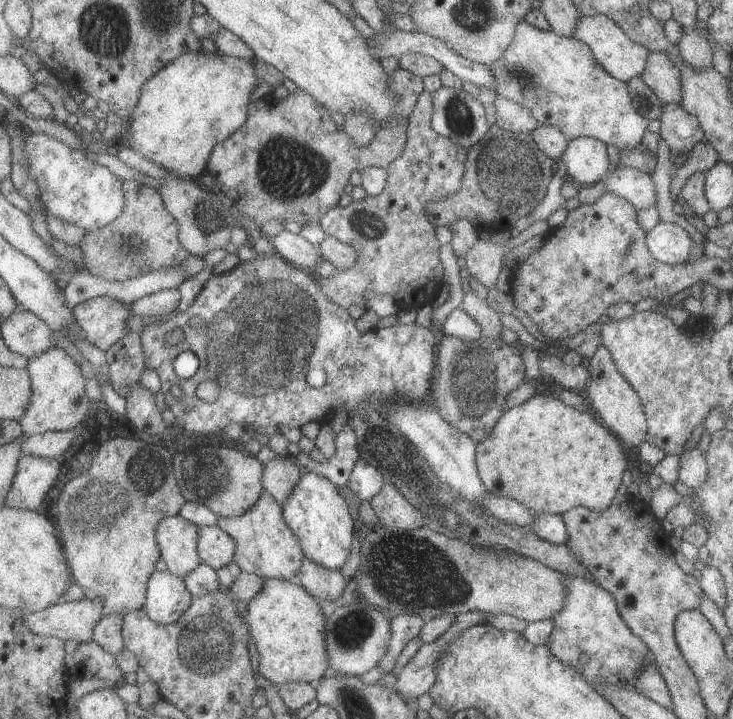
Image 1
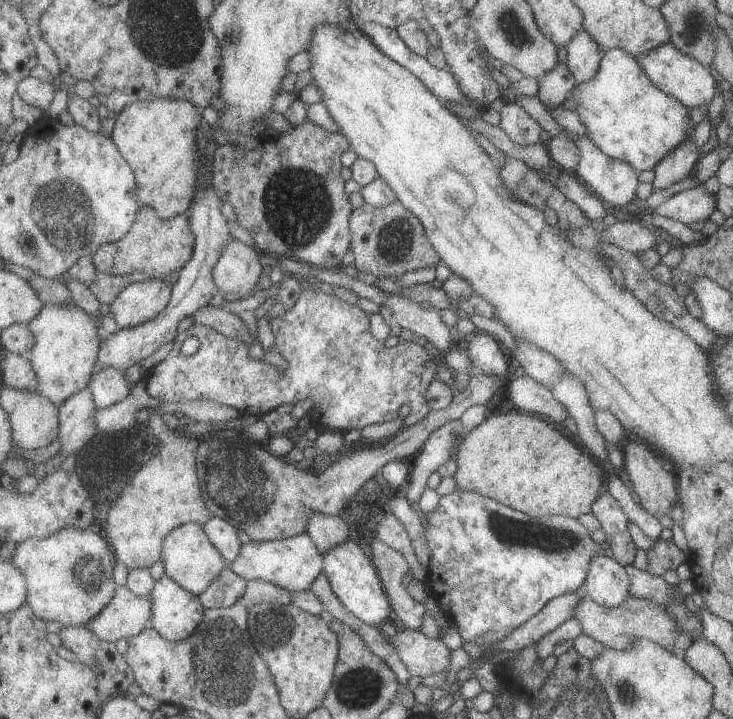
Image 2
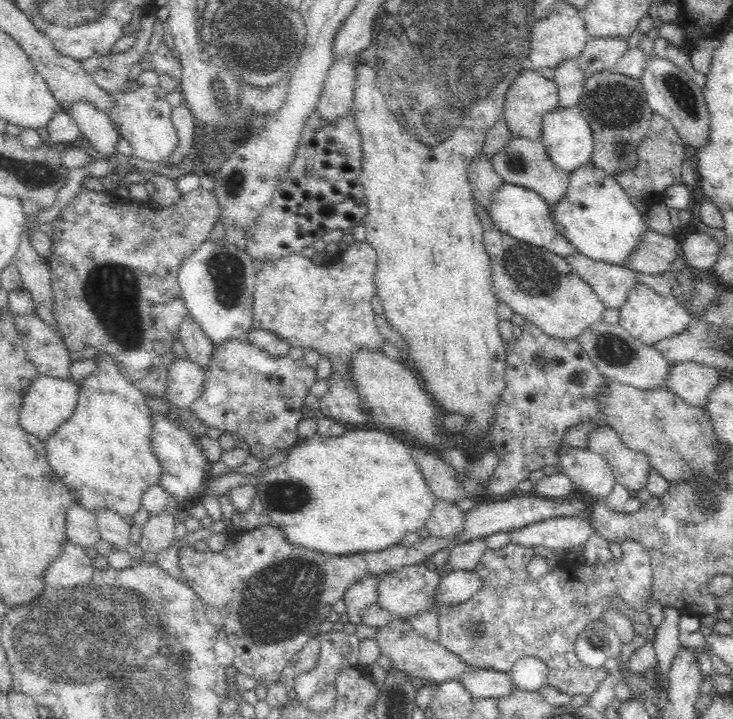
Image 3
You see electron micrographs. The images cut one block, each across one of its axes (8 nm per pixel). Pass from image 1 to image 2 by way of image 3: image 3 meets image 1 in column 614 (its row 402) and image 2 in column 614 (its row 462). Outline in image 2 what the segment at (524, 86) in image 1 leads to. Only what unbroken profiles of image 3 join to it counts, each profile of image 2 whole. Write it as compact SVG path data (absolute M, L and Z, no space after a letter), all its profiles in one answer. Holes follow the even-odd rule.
M612 49L608 52L602 53L601 61L599 64L598 72L596 76L588 82L576 83L577 86L574 88L573 97L576 99L577 113L581 116L582 122L586 125L588 136L594 141L594 144L610 158L618 161L627 162L633 166L633 169L639 174L643 170L652 170L655 166L671 151L679 147L689 136L689 131L693 132L693 128L696 126L695 122L692 121L690 115L688 115L688 108L684 106L679 100L676 100L673 96L662 92L649 78L648 75L642 70L640 63L636 57L628 54L624 49Z

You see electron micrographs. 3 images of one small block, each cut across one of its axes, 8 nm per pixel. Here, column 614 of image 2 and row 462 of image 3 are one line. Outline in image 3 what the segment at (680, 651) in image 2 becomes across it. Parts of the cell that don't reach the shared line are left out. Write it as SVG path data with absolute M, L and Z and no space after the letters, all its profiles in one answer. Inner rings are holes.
M597 425L588 438L588 449L603 456L614 473L615 482L636 493L646 487L651 463L647 454L630 450L618 433L606 425Z

